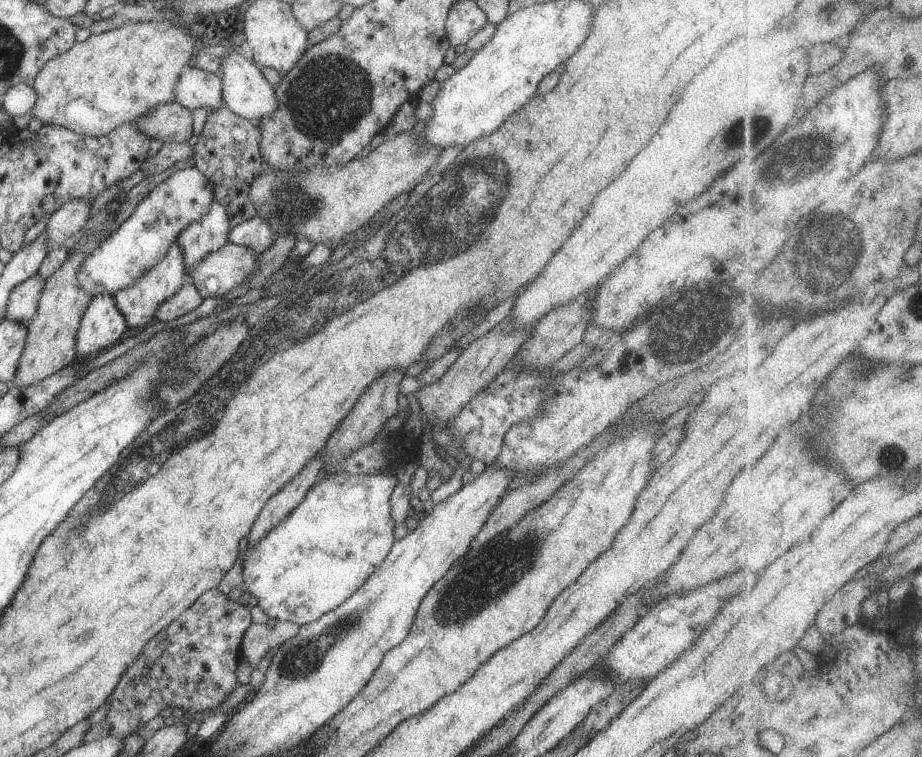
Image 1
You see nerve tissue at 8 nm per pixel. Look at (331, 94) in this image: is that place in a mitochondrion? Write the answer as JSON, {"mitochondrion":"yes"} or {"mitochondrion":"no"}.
{"mitochondrion":"yes"}

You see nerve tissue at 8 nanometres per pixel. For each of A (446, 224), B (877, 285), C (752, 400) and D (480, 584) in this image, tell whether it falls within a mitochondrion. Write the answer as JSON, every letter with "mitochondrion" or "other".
{"A":"mitochondrion","B":"other","C":"other","D":"mitochondrion"}

